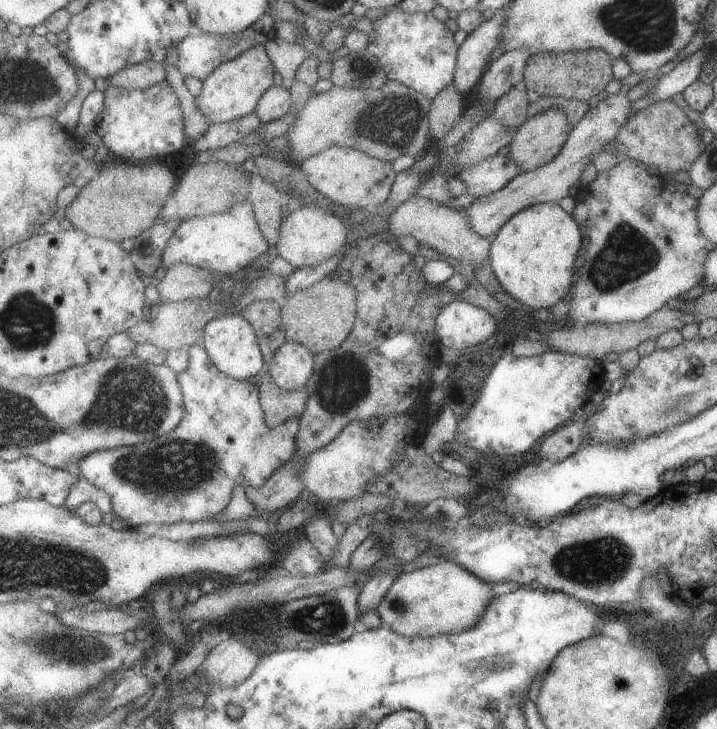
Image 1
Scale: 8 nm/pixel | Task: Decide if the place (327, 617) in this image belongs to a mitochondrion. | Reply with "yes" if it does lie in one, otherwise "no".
yes

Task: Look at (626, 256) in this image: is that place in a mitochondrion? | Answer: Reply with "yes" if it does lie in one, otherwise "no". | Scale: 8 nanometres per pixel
yes

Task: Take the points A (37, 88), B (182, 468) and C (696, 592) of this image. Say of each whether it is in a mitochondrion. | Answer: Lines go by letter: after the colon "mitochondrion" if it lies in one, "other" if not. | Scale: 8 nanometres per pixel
A: mitochondrion
B: mitochondrion
C: other

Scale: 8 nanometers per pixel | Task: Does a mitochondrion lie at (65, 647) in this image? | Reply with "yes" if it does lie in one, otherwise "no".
yes

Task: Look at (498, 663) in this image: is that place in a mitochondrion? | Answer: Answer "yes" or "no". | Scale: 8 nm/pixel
yes

